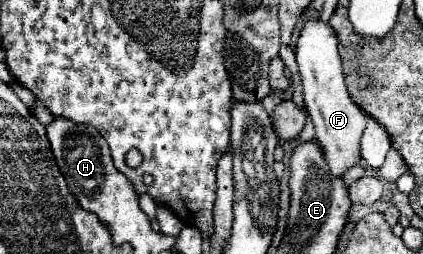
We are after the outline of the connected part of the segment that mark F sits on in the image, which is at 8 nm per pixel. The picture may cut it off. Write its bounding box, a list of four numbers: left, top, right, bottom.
[295,16,369,176]

